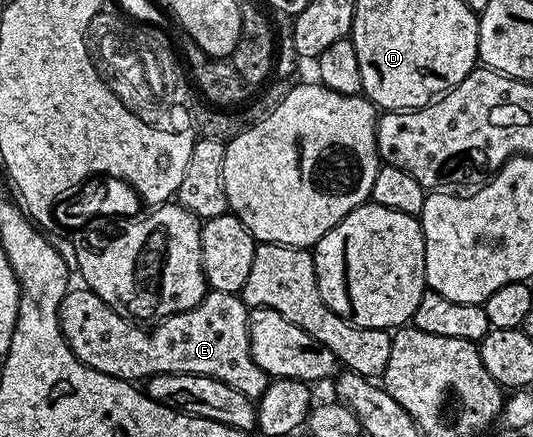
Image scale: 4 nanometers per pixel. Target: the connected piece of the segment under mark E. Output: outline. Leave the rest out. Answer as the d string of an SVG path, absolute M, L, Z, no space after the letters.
M69 289L60 302L60 328L70 349L90 369L98 369L98 373L106 373L115 379L144 381L149 375L205 375L218 381L226 381L230 389L238 389L238 393L246 393L253 401L260 400L263 391L269 385L270 377L262 369L258 369L258 361L250 353L250 333L248 332L247 303L239 294L231 295L221 291L209 290L204 300L194 309L186 309L182 313L174 313L170 317L159 320L147 331L147 326L137 325L133 320L119 315L112 307L107 307L93 291L87 289Z

